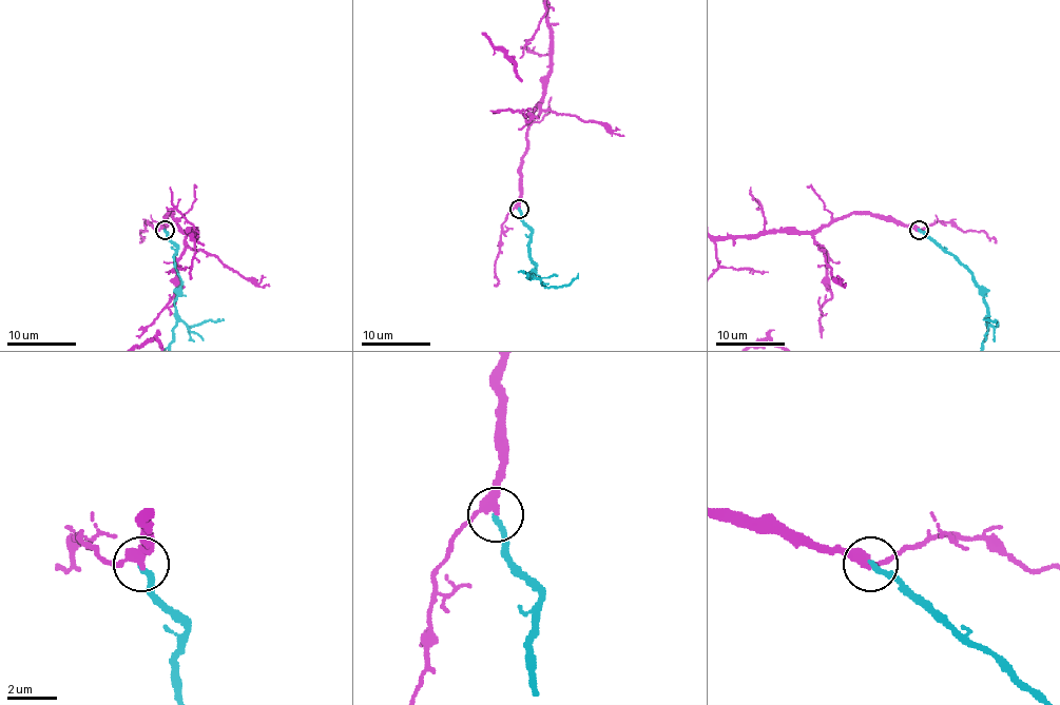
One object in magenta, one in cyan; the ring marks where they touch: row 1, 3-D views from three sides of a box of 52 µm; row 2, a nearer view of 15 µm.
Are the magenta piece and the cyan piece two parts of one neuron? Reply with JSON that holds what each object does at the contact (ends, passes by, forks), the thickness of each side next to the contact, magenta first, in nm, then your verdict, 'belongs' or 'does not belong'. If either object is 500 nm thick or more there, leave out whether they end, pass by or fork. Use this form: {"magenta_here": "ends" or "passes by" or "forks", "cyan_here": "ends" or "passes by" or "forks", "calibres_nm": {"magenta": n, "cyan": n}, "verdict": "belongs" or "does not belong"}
{"magenta_here": "passes by", "cyan_here": "ends", "calibres_nm": {"magenta": 320, "cyan": 220}, "verdict": "belongs"}

